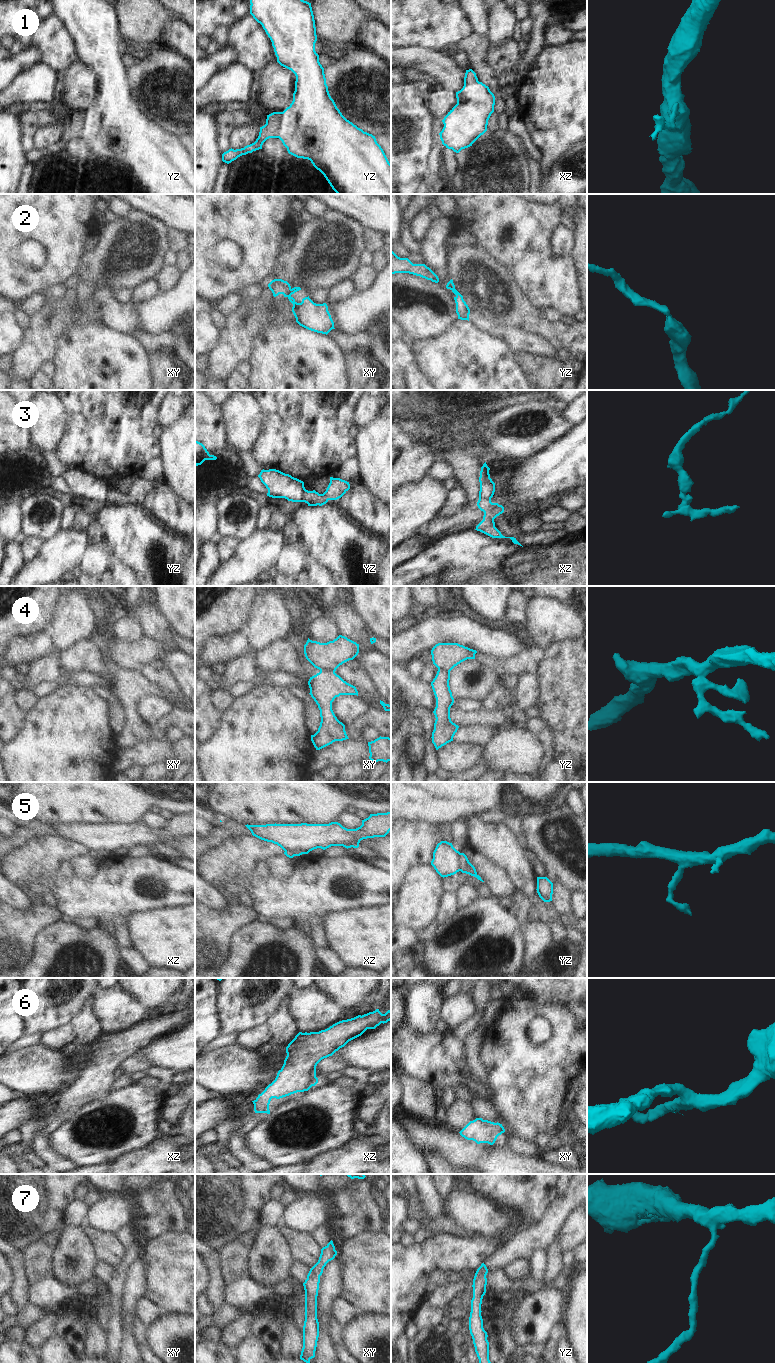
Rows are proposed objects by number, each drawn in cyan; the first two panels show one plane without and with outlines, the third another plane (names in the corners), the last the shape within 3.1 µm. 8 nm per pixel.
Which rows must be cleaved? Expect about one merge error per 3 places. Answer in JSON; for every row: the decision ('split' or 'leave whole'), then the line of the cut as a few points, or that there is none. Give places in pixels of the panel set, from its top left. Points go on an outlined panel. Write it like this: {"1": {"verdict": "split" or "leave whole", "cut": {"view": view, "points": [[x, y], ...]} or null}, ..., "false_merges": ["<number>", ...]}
{"1": {"verdict": "leave whole", "cut": null}, "2": {"verdict": "split", "cut": {"view": "xy", "points": [[291, 289], [287, 296]]}}, "3": {"verdict": "leave whole", "cut": null}, "4": {"verdict": "split", "cut": {"view": "xy", "points": [[320, 670], [334, 672]]}}, "5": {"verdict": "split", "cut": {"view": "yz", "points": [[461, 853], [460, 870]]}}, "6": {"verdict": "leave whole", "cut": null}, "7": {"verdict": "leave whole", "cut": null}, "false_merges": ["2", "4", "5"]}

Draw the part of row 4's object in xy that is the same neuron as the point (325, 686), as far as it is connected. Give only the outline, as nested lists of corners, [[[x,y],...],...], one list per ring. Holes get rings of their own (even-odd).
[[[320,671],[308,681],[310,695],[318,705],[321,722],[318,731],[311,735],[311,741],[320,750],[335,741],[349,739],[345,725],[340,722],[332,710],[332,702],[340,695],[357,695],[355,686],[344,681],[331,671]]]

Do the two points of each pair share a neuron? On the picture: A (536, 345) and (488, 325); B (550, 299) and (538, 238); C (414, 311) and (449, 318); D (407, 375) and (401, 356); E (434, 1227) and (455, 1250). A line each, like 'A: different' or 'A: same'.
A: same
B: same
C: same
D: same
E: different

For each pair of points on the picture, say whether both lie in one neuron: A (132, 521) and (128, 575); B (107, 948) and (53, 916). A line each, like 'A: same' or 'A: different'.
A: different
B: different

